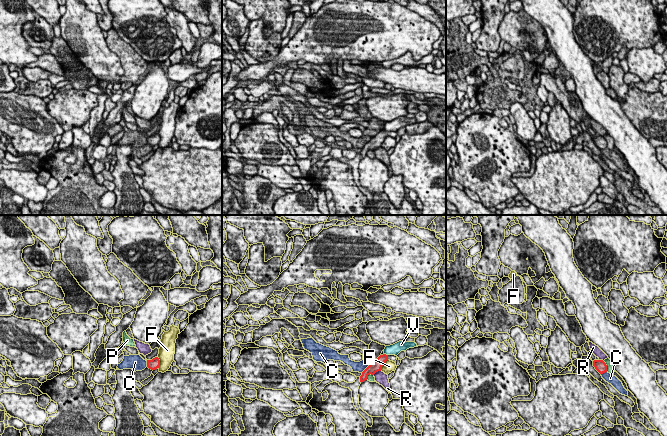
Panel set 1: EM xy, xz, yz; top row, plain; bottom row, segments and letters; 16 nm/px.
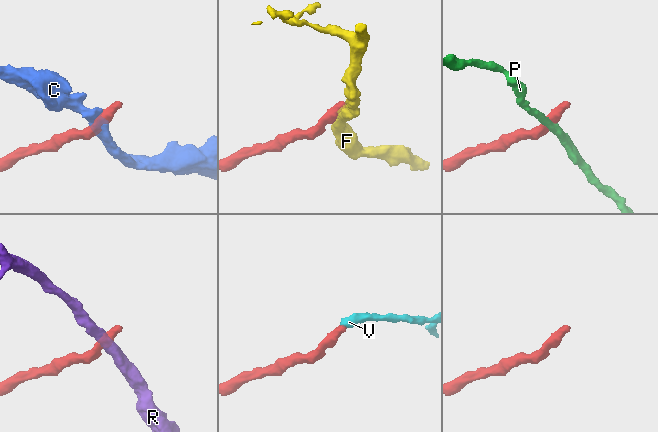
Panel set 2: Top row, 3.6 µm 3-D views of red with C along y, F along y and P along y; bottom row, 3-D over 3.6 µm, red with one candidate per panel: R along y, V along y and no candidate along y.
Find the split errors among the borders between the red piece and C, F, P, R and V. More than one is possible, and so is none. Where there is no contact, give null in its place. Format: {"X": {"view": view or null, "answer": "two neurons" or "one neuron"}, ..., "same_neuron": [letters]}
{"C": {"view": "xz", "answer": "two neurons"}, "F": {"view": "xy", "answer": "two neurons"}, "P": {"view": "yz", "answer": "two neurons"}, "R": {"view": "xz", "answer": "two neurons"}, "V": {"view": "xz", "answer": "one neuron"}, "same_neuron": ["V"]}

